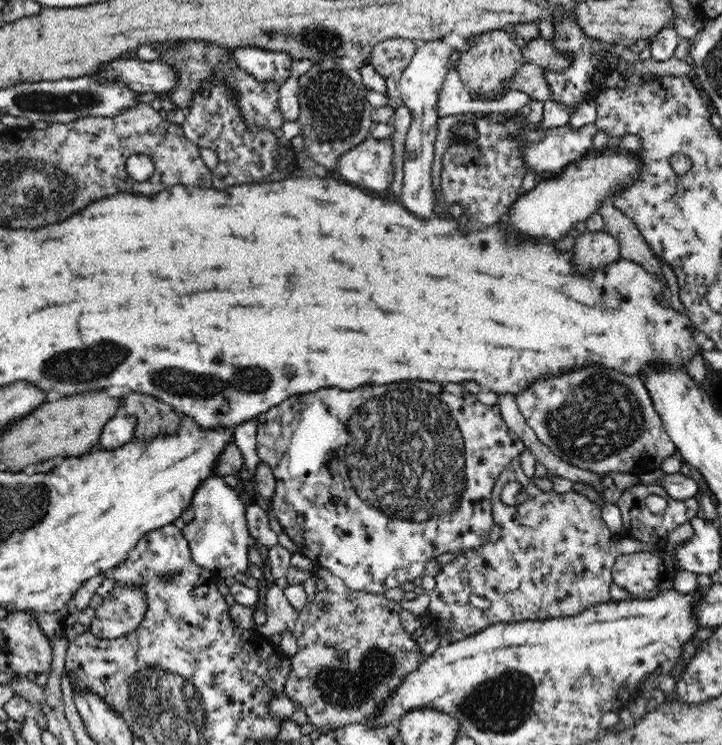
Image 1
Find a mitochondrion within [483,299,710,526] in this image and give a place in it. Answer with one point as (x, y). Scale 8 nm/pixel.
(603, 416)

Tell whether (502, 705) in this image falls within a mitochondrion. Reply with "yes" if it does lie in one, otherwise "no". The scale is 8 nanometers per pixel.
yes

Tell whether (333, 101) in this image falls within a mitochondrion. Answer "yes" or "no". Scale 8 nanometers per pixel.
yes

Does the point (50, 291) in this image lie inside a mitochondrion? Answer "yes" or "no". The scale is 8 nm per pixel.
no

